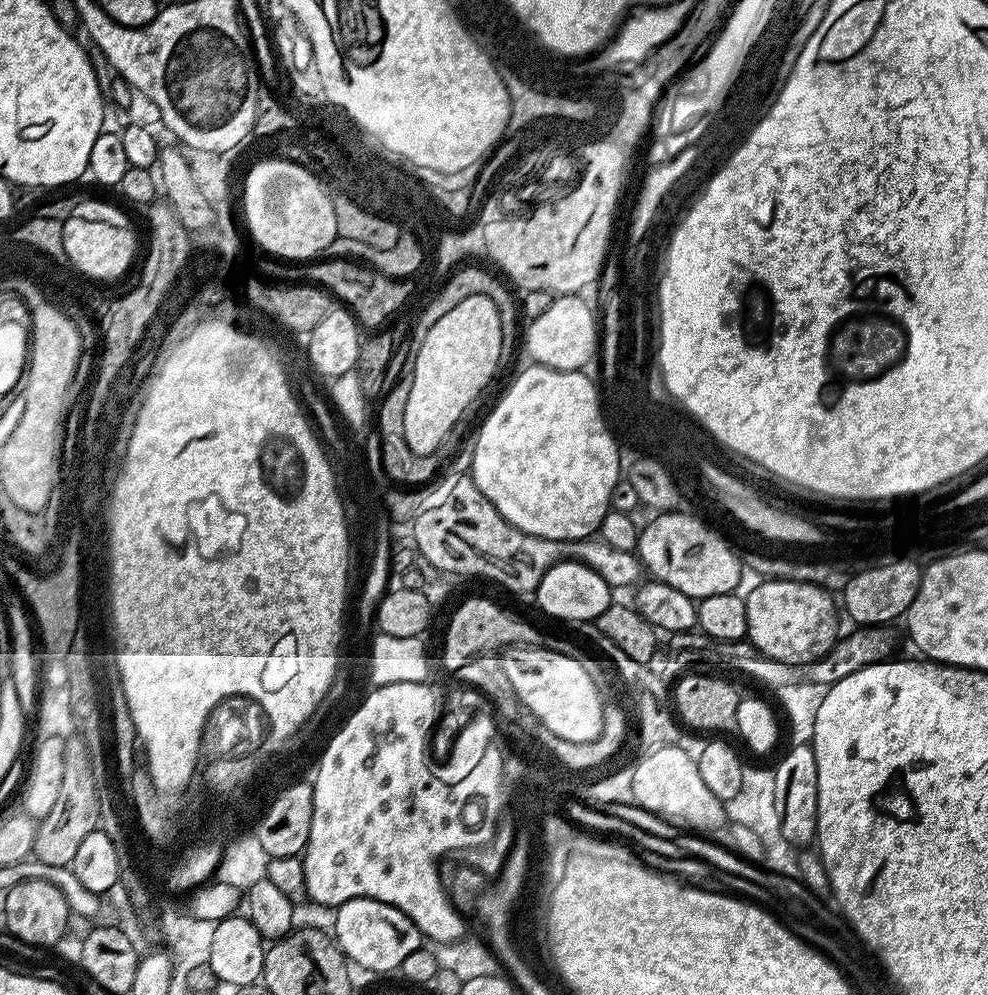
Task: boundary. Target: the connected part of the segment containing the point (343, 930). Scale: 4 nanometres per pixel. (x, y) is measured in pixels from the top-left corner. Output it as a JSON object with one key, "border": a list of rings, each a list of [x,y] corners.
{"border":[[[348,900],[339,905],[336,912],[334,940],[353,964],[361,964],[377,974],[395,973],[400,963],[414,950],[422,946],[422,934],[418,926],[402,910],[377,900]]]}

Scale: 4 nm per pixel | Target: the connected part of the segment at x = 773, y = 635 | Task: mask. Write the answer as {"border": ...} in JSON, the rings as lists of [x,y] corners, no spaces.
{"border":[[[768,578],[763,582],[765,584],[758,585],[752,593],[747,593],[744,601],[748,619],[747,639],[751,641],[753,647],[764,656],[792,665],[812,663],[821,659],[838,639],[838,632],[836,632],[837,601],[835,604],[832,601],[835,599],[816,584],[783,578]]]}

